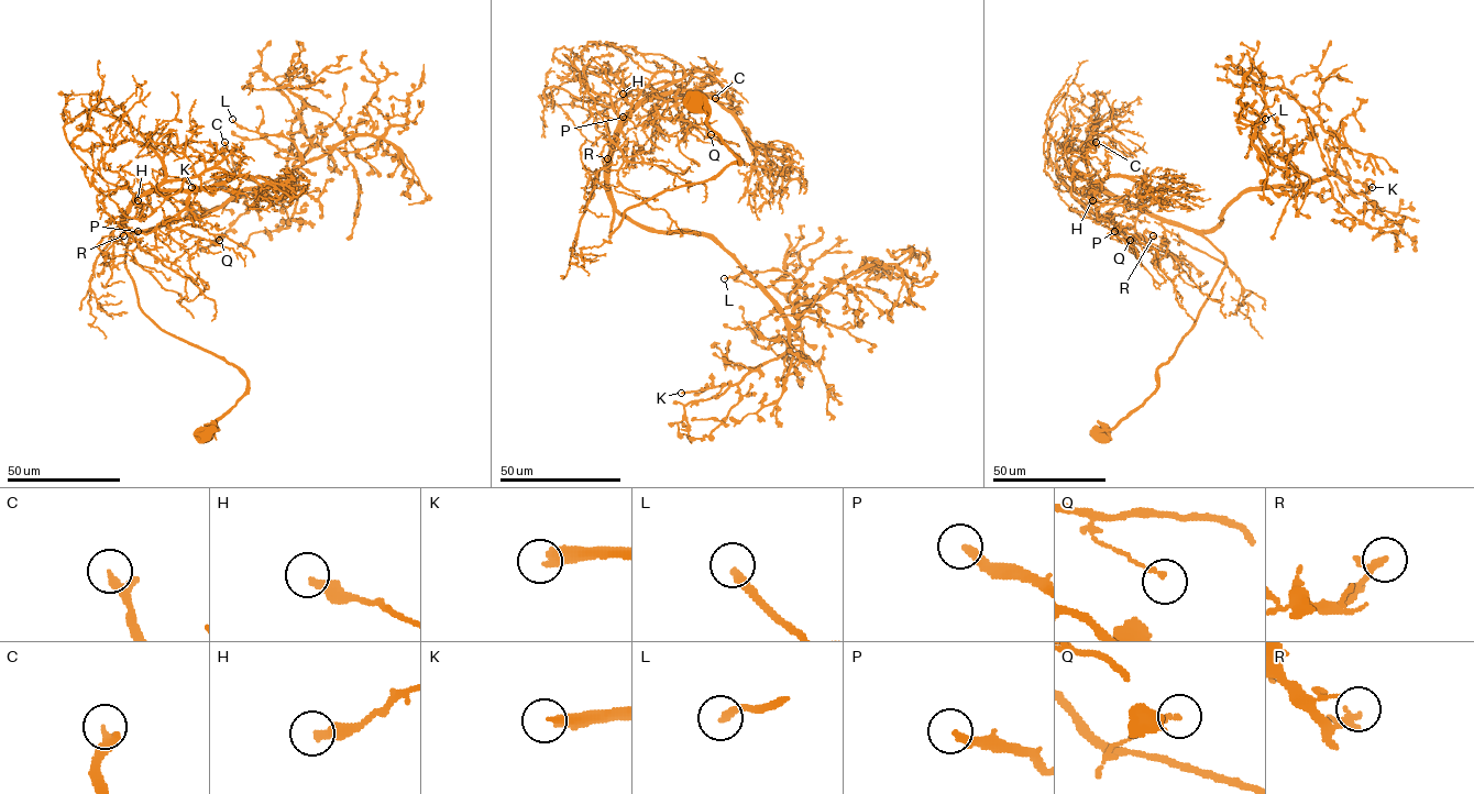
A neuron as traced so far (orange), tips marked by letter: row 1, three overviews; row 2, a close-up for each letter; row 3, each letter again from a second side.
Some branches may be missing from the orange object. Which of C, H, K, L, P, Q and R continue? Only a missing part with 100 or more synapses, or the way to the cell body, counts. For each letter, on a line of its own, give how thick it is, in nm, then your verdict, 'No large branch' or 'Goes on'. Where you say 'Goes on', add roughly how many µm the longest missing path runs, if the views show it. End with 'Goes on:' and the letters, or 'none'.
C: Thickness 240 nm. No large branch
H: Thickness 340 nm. No large branch
K: Thickness 360 nm. Goes on. Missing length about 40 µm
L: Thickness 200 nm. No large branch
P: Thickness 280 nm. No large branch
Q: Thickness 100 nm. No large branch
R: Thickness 160 nm. No large branch
Goes on: K

